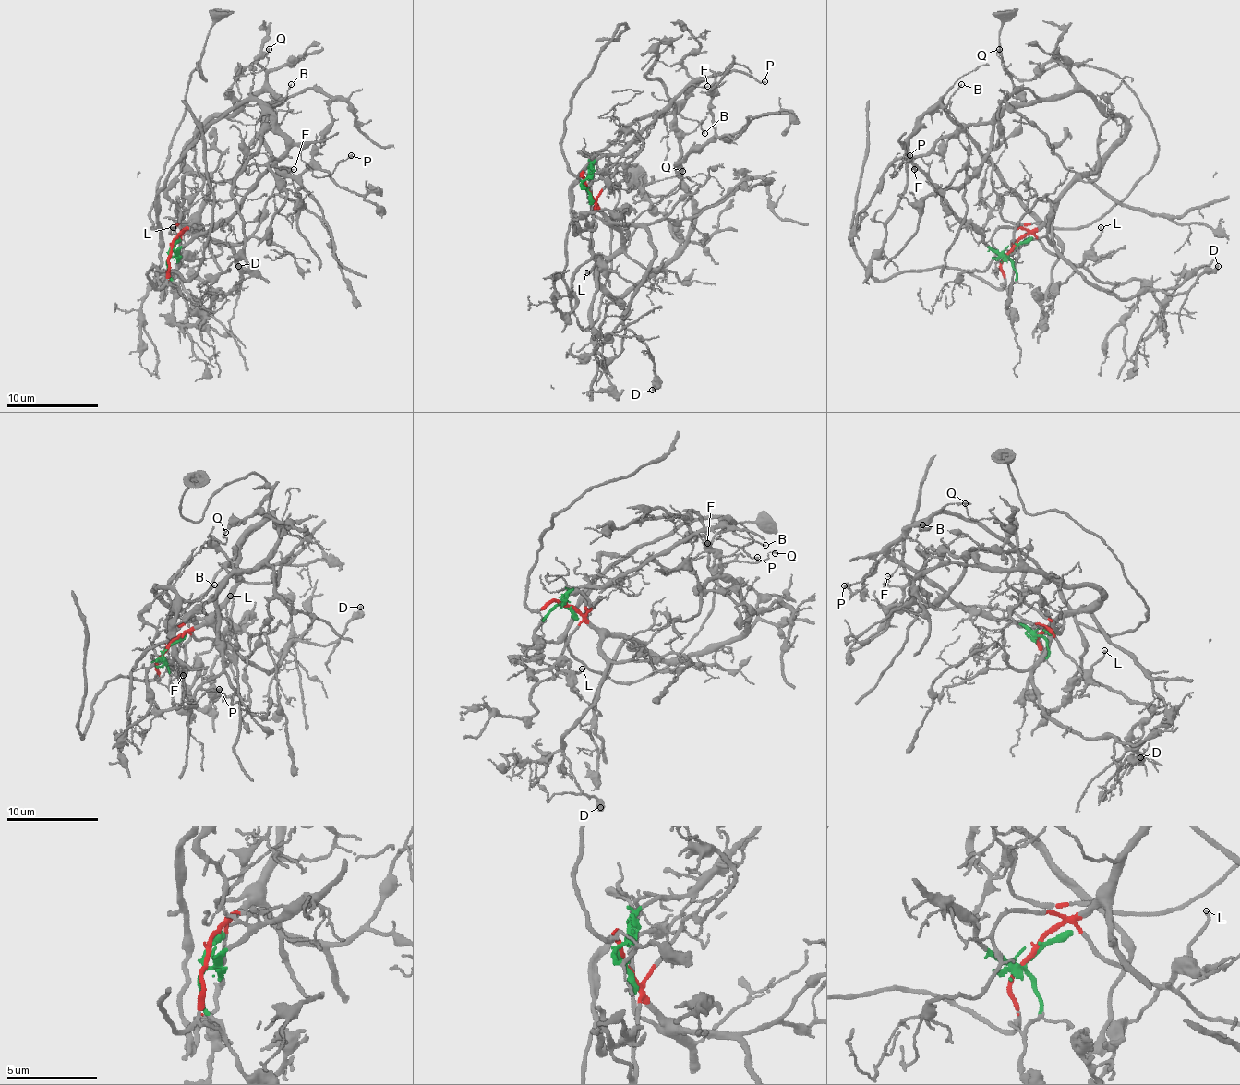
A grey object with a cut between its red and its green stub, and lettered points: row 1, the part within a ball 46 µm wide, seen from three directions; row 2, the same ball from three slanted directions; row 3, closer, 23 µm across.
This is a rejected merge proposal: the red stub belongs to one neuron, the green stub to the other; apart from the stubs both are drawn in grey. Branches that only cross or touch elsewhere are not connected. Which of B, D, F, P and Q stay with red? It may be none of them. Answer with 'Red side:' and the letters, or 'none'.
Red side: D, Q

